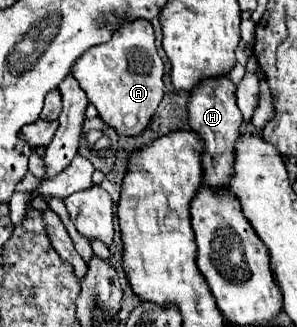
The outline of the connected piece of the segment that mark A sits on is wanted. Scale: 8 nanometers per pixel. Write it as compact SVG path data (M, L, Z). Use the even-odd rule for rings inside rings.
M134 19L132 23L120 25L114 33L112 39L104 45L96 45L88 49L74 65L72 65L72 75L80 83L82 91L88 95L88 101L98 109L98 115L114 127L122 135L140 135L150 117L154 115L156 107L160 105L164 97L164 61L160 59L156 45L154 45L154 29L148 19Z

